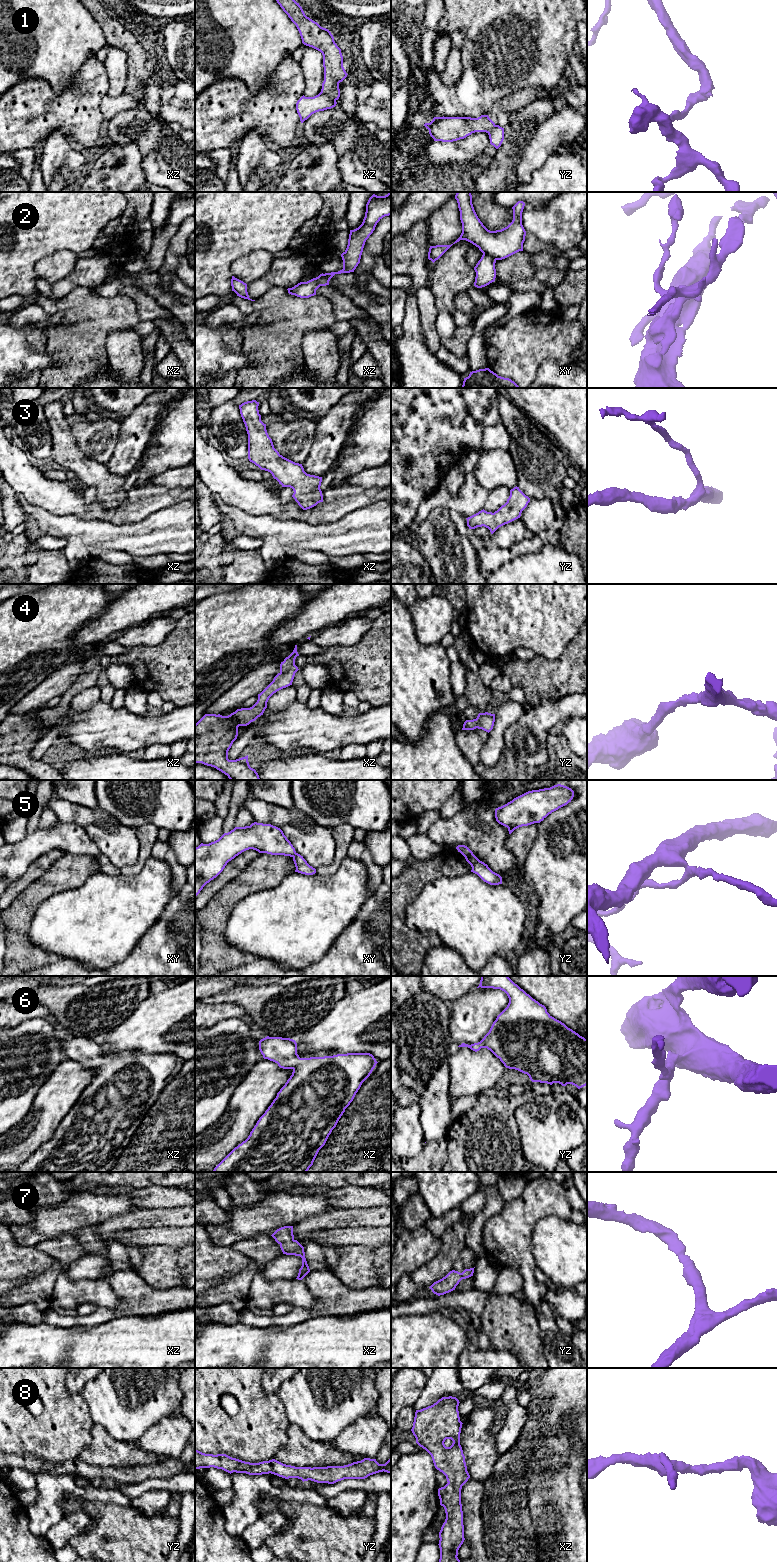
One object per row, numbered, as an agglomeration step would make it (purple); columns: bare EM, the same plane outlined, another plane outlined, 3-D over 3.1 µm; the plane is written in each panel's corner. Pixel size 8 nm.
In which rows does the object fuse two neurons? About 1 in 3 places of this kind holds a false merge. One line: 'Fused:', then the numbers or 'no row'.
Fused: 1, 2, 5

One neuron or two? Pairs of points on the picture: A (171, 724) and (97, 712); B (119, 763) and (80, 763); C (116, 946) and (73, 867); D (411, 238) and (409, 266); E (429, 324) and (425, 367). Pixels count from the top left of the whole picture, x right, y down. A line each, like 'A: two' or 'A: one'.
A: one
B: one
C: two
D: one
E: two

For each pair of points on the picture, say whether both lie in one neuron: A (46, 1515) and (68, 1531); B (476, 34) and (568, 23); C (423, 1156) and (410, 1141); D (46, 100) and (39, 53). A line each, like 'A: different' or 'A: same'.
A: different
B: same
C: different
D: different

